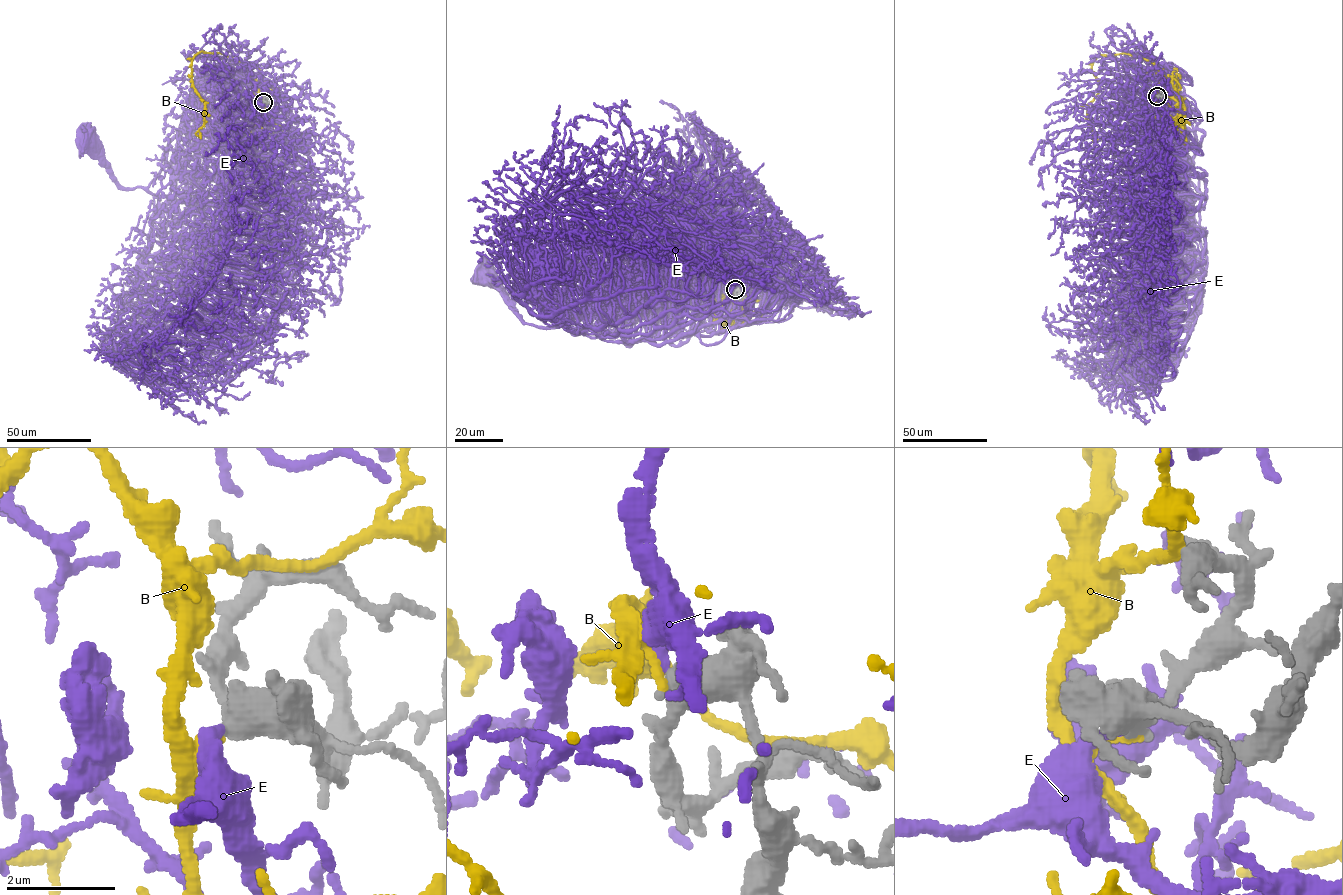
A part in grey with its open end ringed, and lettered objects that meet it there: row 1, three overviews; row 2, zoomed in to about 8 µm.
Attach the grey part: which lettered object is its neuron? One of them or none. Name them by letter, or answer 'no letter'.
E

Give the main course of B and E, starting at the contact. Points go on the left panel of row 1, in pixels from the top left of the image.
B: (263, 102), (264, 113), (268, 86), (257, 68), (199, 51), (192, 77), (204, 102), (201, 137)
E: (263, 101), (252, 170), (235, 182), (203, 180), (163, 196), (123, 188), (84, 140)

